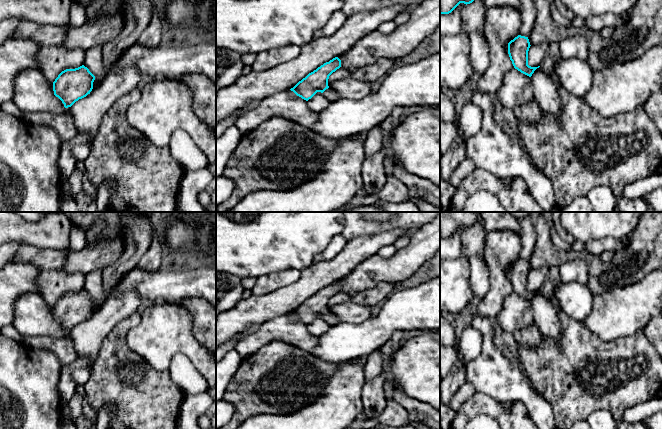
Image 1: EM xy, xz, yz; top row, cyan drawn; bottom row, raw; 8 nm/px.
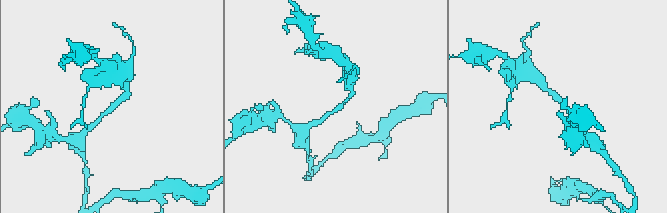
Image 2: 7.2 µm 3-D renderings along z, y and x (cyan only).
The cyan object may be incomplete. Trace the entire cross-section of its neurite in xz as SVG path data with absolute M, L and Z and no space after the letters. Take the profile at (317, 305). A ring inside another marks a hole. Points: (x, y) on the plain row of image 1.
M335 281L309 297L290 314L306 325L311 323L317 316L321 316L329 326L336 325L340 320L329 312L328 303L340 291L341 284Z

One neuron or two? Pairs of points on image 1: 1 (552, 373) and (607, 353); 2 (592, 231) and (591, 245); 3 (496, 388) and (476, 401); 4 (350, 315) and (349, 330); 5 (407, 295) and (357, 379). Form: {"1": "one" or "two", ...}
{"1": "one", "2": "two", "3": "two", "4": "two", "5": "two"}

